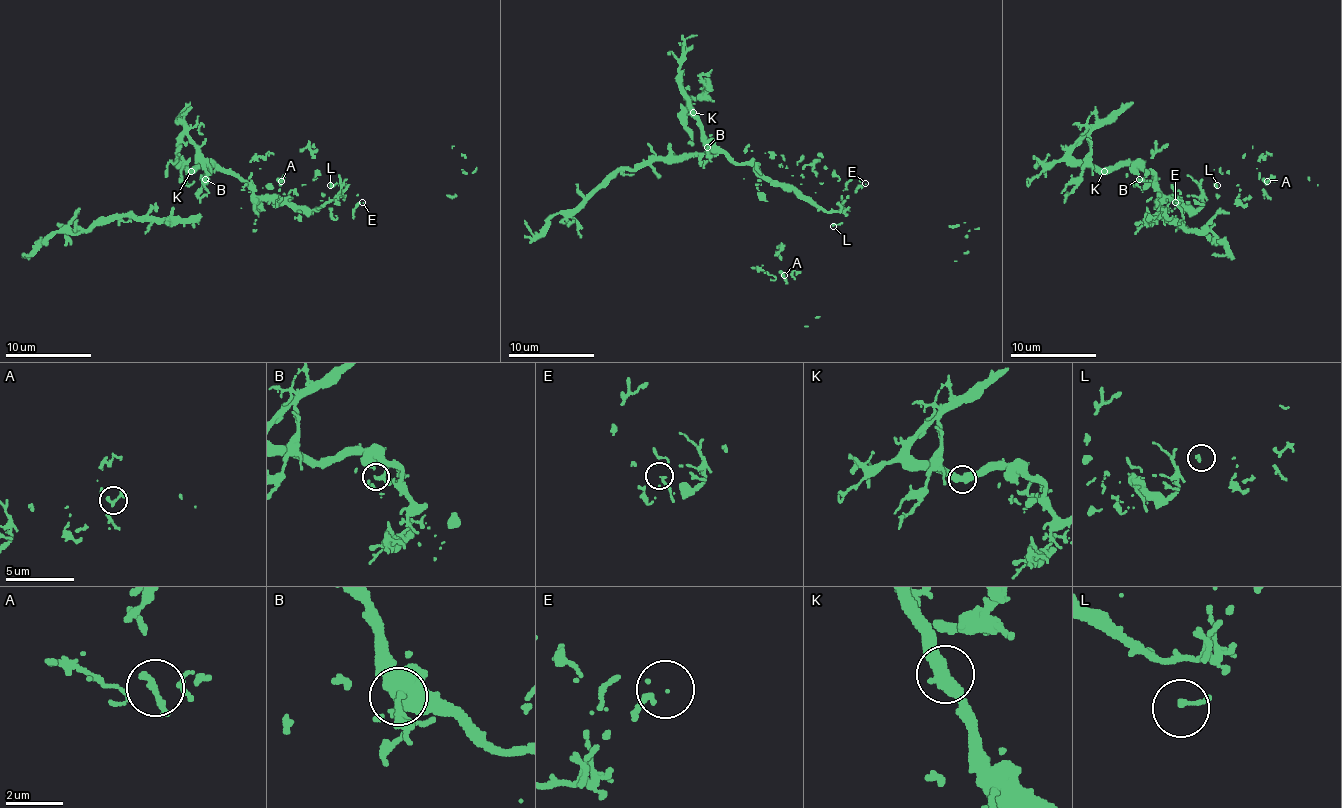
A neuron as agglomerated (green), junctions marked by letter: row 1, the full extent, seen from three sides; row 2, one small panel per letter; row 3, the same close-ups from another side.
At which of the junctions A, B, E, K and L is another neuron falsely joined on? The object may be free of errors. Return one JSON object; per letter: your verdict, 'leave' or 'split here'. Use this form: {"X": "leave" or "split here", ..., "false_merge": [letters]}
{"A": "leave", "B": "split here", "E": "leave", "K": "leave", "L": "leave", "false_merge": ["B"]}

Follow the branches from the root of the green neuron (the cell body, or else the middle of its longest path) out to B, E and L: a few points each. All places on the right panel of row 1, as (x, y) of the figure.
B: (1155, 183), (1155, 176), (1145, 170), (1147, 174), (1138, 178)
E: (1155, 183), (1164, 195), (1170, 195), (1181, 206), (1196, 210), (1202, 204), (1196, 195), (1173, 189), (1175, 202)
L: (1155, 183), (1164, 195), (1170, 195), (1181, 206), (1194, 210), (1202, 204), (1202, 189), (1215, 183), (1217, 185)

